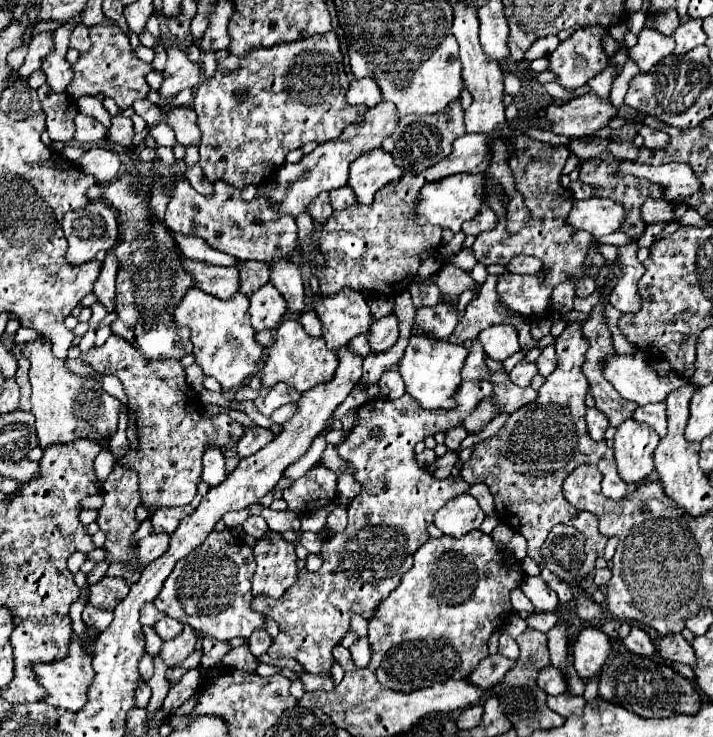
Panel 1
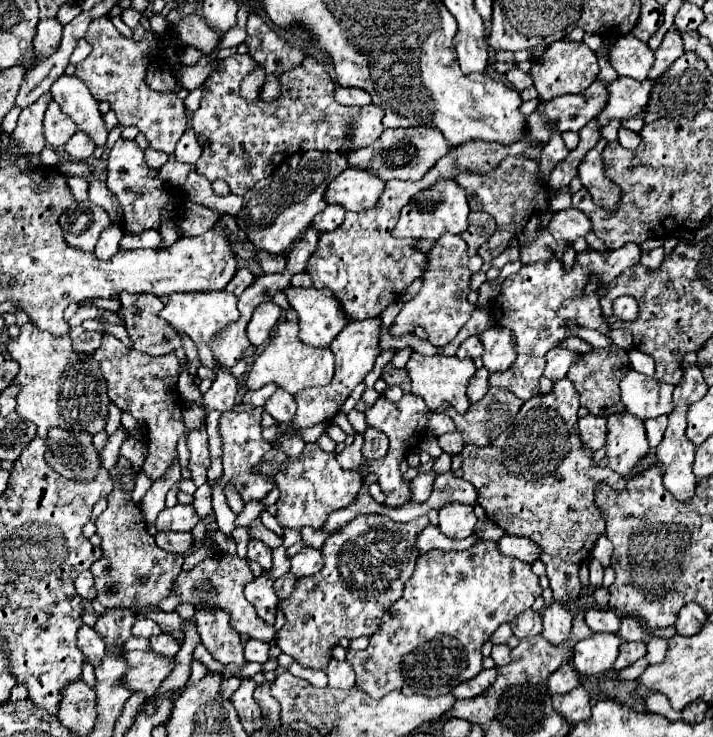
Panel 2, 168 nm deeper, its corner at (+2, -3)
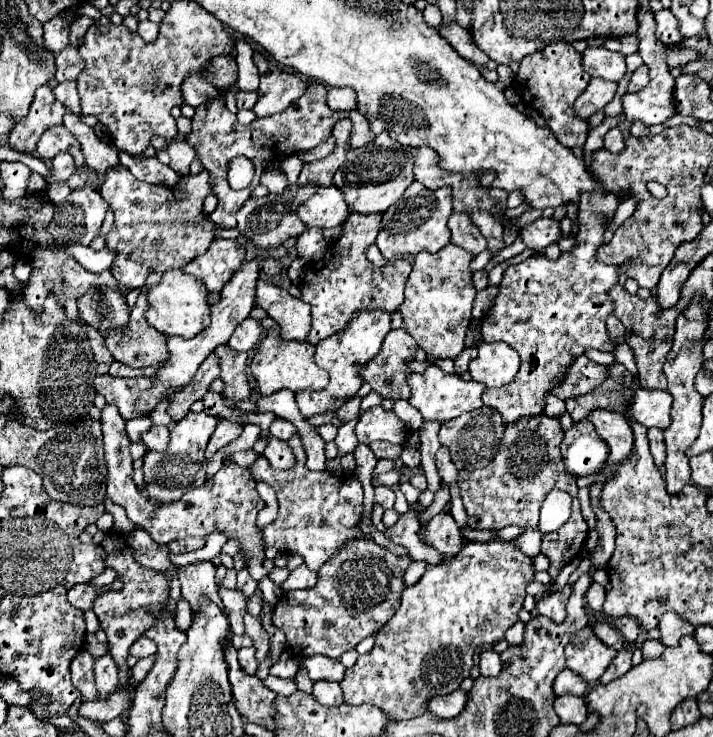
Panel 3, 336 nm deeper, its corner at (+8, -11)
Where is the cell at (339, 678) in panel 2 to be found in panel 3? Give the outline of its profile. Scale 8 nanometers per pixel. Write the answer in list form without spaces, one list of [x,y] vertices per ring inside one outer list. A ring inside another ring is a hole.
[[[325,680],[315,682],[311,694],[323,706],[339,706],[339,704],[343,704],[343,694],[341,694],[339,682],[325,682]]]

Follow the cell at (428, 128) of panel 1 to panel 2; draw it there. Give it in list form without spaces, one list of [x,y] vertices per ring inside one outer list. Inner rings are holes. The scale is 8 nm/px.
[[[421,126],[421,128],[395,128],[383,130],[379,140],[367,148],[359,148],[349,154],[349,166],[359,166],[375,172],[385,182],[387,180],[421,180],[429,168],[437,164],[449,152],[449,144],[445,144],[445,136],[437,128]]]

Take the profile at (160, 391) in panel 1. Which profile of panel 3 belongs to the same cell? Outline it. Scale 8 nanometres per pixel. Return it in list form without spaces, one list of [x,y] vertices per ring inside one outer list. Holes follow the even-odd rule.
[[[109,374],[105,376],[95,376],[95,390],[105,396],[109,404],[115,404],[125,420],[131,420],[131,416],[141,416],[135,410],[137,396],[151,388],[151,380],[145,376],[135,376],[135,378],[113,378]]]

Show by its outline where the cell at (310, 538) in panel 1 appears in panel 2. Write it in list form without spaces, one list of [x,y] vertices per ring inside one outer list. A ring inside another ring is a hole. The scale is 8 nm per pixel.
[[[307,546],[305,550],[301,550],[291,558],[291,574],[295,574],[297,578],[315,574],[321,568],[323,568],[323,556],[321,556],[321,550],[317,548]]]

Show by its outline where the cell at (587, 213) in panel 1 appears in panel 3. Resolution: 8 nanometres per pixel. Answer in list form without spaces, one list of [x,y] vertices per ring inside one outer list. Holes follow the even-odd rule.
[[[537,218],[535,222],[519,230],[519,238],[525,242],[527,248],[541,252],[551,242],[559,242],[563,236],[561,236],[561,230],[555,218]]]

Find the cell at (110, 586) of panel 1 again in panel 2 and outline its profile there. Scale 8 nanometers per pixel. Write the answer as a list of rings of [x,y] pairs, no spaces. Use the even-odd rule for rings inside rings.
[[[109,608],[105,614],[97,616],[95,630],[105,636],[107,650],[113,646],[121,646],[131,636],[131,626],[137,620],[131,608]]]

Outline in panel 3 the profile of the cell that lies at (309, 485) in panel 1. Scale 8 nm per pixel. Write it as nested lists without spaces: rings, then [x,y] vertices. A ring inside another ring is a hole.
[[[297,433],[288,445],[297,456],[293,470],[275,470],[265,456],[259,456],[251,466],[253,478],[275,488],[279,502],[279,516],[271,526],[263,528],[263,536],[267,546],[273,546],[283,554],[299,554],[307,568],[317,572],[335,552],[339,552],[339,548],[343,548],[343,544],[361,538],[367,540],[367,534],[357,528],[363,518],[363,486],[351,474],[331,474],[327,470],[311,472],[306,466],[306,453]]]

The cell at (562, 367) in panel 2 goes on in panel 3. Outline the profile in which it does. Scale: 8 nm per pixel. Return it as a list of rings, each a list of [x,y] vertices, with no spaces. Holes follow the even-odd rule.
[[[583,354],[571,364],[571,368],[567,368],[561,386],[555,388],[553,394],[559,396],[561,400],[569,400],[595,390],[599,384],[603,384],[605,378],[607,378],[607,366],[601,366]]]

